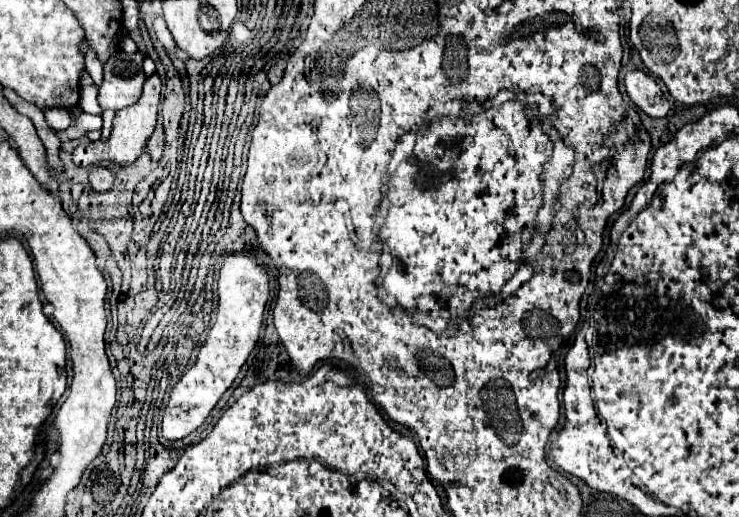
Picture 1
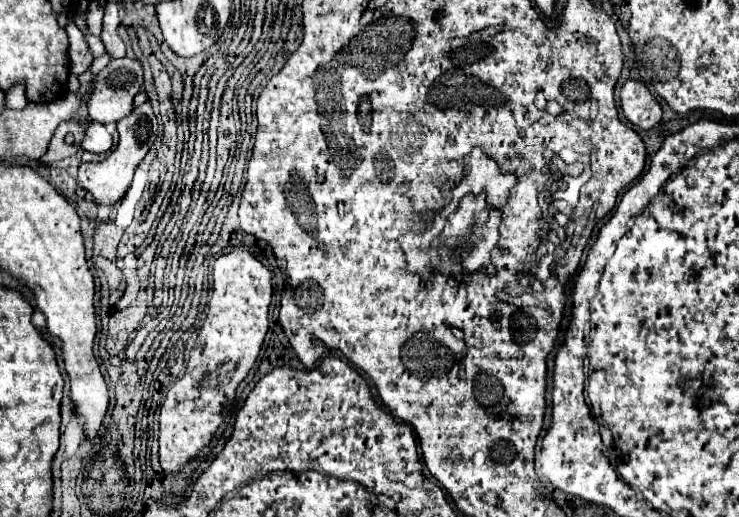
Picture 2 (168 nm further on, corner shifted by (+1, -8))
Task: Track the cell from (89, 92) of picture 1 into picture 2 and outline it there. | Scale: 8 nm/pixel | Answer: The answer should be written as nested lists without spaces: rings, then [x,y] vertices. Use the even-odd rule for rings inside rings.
[[[92,122],[86,130],[86,136],[82,138],[82,144],[80,144],[82,150],[88,150],[88,152],[108,152],[112,148],[112,136],[110,132],[106,130],[104,124],[98,124],[98,122]]]

